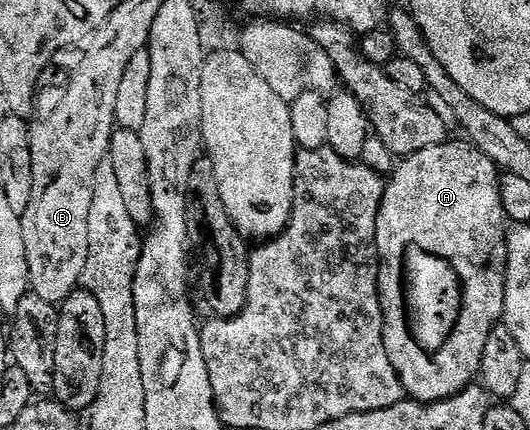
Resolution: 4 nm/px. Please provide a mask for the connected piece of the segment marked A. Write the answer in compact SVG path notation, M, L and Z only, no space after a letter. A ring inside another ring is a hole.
M448 139L436 147L424 147L424 151L416 151L410 157L403 157L394 166L394 172L389 174L386 181L384 199L380 205L378 216L377 243L378 243L378 294L382 304L382 318L384 319L384 347L388 351L388 359L392 359L392 367L396 367L396 375L400 375L400 383L406 388L406 397L412 401L429 403L443 401L455 397L460 391L469 389L475 384L476 378L482 372L482 356L484 343L488 343L488 335L494 326L502 321L504 299L506 298L506 230L508 218L502 206L500 197L502 177L498 166L480 151L471 145L469 140L454 141ZM402 281L446 281L446 293L438 297L438 313L430 306L426 297L418 297L413 301L406 297L402 290Z

